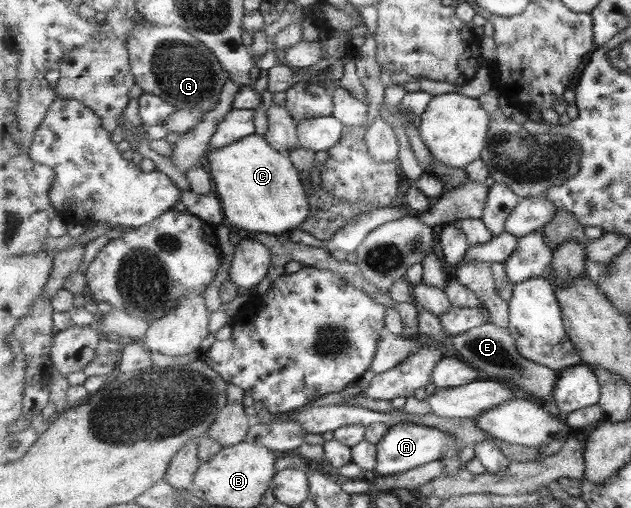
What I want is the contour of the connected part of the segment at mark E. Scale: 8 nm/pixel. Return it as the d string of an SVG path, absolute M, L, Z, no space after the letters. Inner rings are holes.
M492 322L484 323L462 334L454 335L450 342L457 350L458 357L480 371L484 377L498 382L512 382L520 390L530 392L530 396L536 396L542 406L553 409L554 390L556 390L559 372L522 357L517 342L506 327L498 327Z

